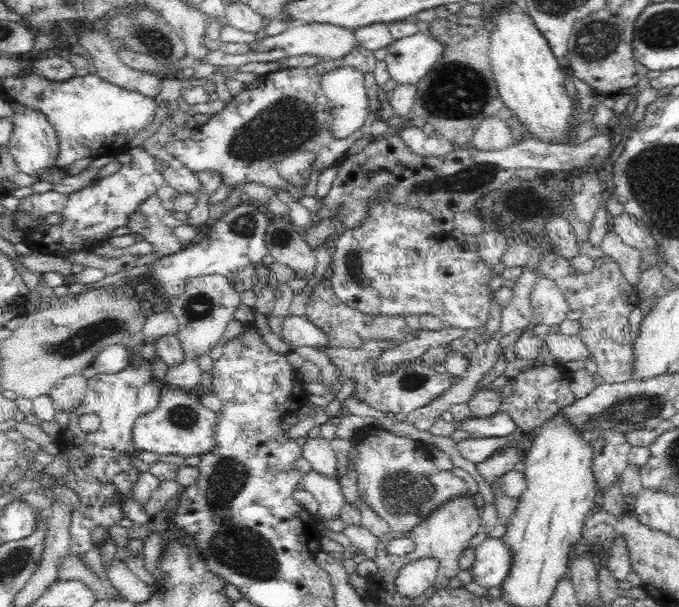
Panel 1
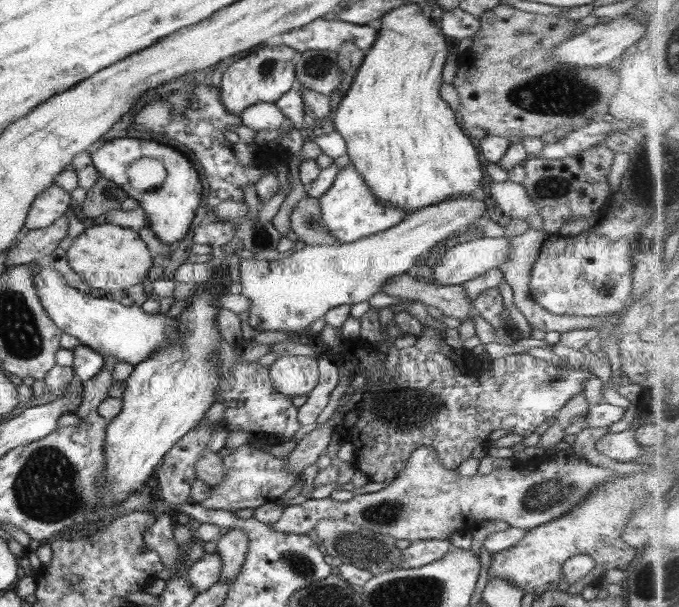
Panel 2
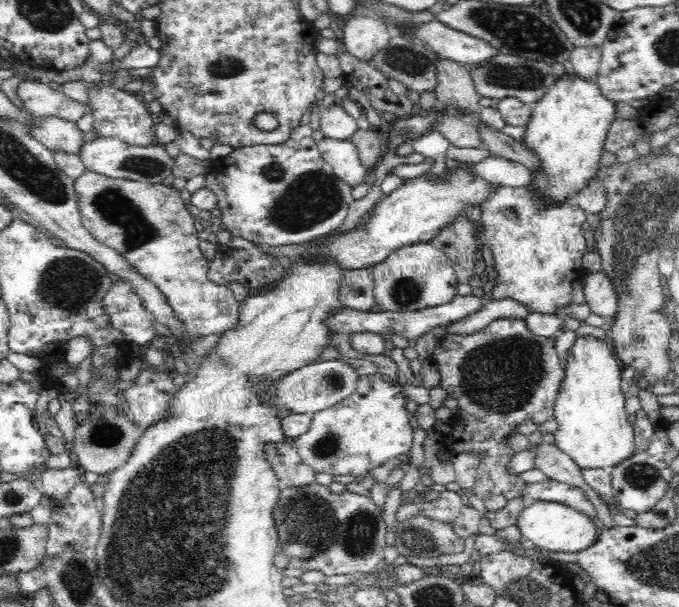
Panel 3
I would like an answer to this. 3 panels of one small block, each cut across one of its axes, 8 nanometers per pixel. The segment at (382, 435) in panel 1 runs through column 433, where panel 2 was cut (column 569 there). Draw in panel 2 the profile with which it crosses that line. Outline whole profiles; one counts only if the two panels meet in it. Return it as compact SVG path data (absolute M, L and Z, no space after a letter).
M420 446L410 454L405 468L379 491L357 494L348 502L331 497L307 499L299 505L288 505L280 520L270 525L275 532L306 535L314 530L322 519L332 517L348 520L398 540L451 540L461 523L475 522L486 527L495 520L503 520L511 527L523 530L545 525L564 516L590 492L607 481L626 476L620 466L604 468L589 464L586 460L574 460L571 464L559 464L548 459L532 470L516 468L495 468L486 476L461 476L458 470L445 468L437 458L437 452L430 446Z

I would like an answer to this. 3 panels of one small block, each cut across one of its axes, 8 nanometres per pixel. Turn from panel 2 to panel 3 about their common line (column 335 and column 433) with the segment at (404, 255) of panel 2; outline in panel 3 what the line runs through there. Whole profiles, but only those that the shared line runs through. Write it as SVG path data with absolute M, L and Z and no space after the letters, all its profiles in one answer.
M416 243L403 246L392 252L386 260L372 267L375 286L375 302L380 305L382 311L412 312L422 308L432 308L442 304L448 304L457 295L458 279L448 255L444 254L432 243Z

